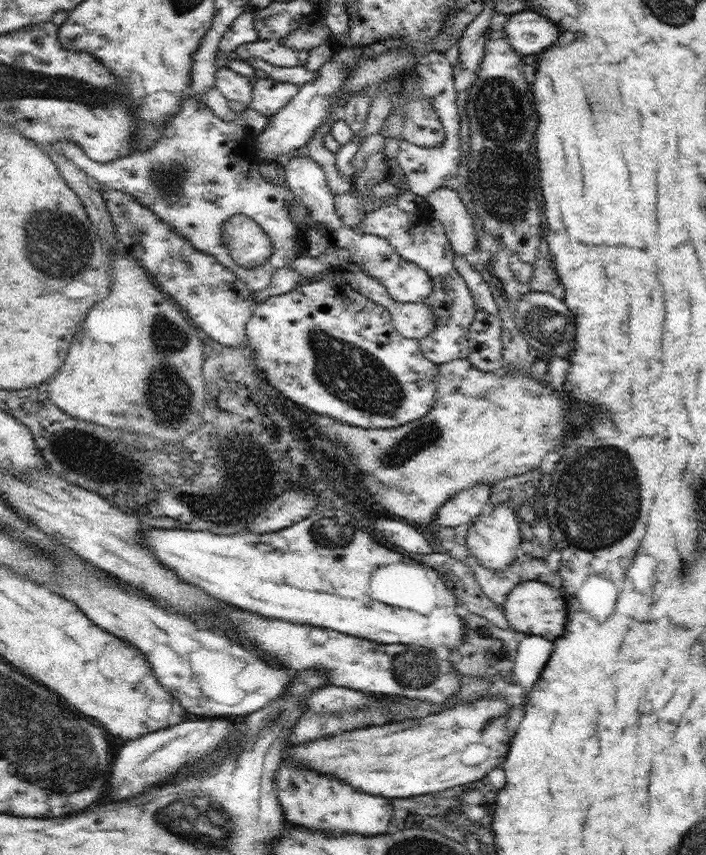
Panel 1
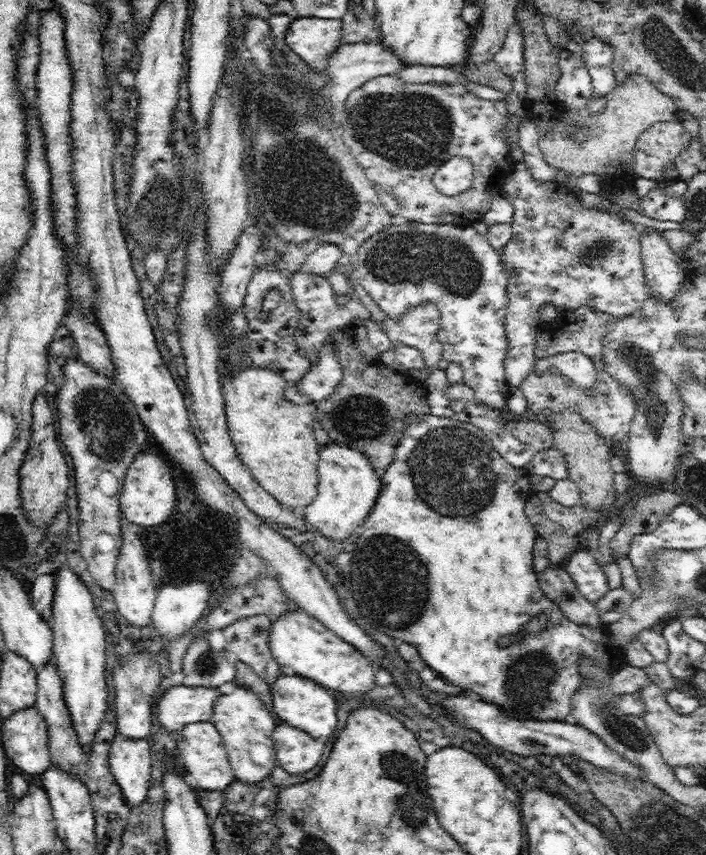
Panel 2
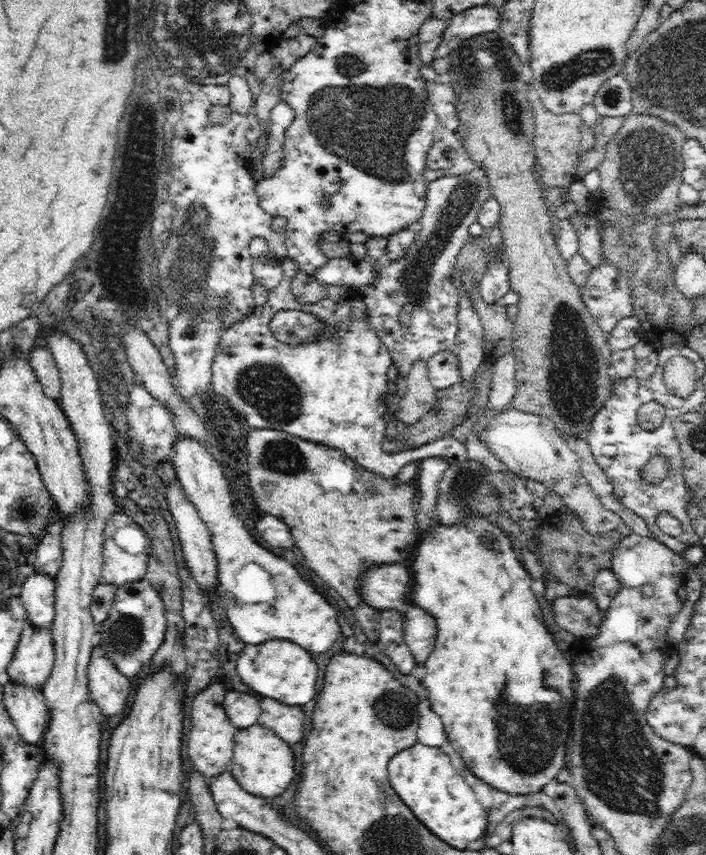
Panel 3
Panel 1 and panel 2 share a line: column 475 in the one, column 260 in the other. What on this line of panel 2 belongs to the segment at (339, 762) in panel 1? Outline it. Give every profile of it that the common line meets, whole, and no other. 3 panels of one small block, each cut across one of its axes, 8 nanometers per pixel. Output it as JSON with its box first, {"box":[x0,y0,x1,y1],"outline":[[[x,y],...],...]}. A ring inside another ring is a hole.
{"box":[211,687,277,784],"outline":[[[237,687],[232,694],[220,695],[213,708],[211,722],[223,738],[236,780],[245,784],[261,783],[276,766],[274,730],[277,728],[268,709],[256,693]]]}

